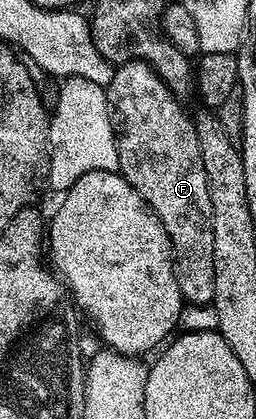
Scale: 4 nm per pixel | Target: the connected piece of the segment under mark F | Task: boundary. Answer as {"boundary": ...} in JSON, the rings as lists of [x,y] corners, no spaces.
{"boundary":[[[127,62],[118,65],[113,71],[113,79],[109,85],[105,87],[105,95],[107,96],[107,112],[111,120],[111,128],[115,136],[115,144],[119,152],[119,173],[122,178],[127,180],[127,184],[131,184],[131,188],[141,197],[146,206],[152,210],[154,216],[161,221],[161,227],[167,232],[171,249],[173,252],[173,270],[177,274],[177,283],[179,284],[179,292],[182,299],[186,303],[189,302],[193,306],[208,307],[215,296],[215,268],[213,267],[213,253],[215,252],[215,236],[211,228],[211,192],[207,192],[207,172],[203,172],[203,156],[199,152],[199,140],[197,139],[197,128],[194,121],[188,118],[181,111],[181,105],[176,95],[170,93],[169,89],[162,80],[145,62]]]}

